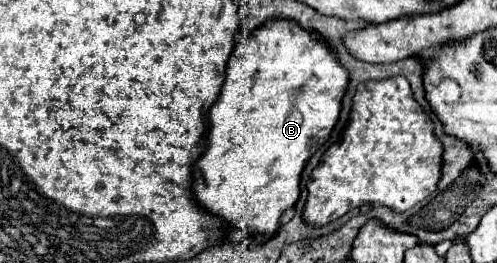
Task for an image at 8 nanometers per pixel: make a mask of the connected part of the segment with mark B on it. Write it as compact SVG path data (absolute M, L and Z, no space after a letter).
M287 19L269 21L263 27L259 27L257 31L253 31L251 37L244 38L238 43L239 45L233 49L233 53L227 61L227 75L225 75L225 83L221 87L221 95L213 103L213 107L209 109L209 125L211 127L207 131L207 149L195 163L203 177L195 177L193 195L197 195L197 201L201 201L201 207L205 207L205 211L221 217L229 225L241 227L247 235L275 235L277 229L279 229L281 215L287 209L291 209L295 205L295 201L299 199L299 179L301 179L301 171L303 171L307 159L329 139L329 135L331 135L331 131L337 123L337 117L339 117L339 111L341 111L341 99L343 99L345 87L349 83L349 75L339 65L339 61L335 59L335 55L329 51L329 47L323 41L315 39L309 31L301 29L297 23L287 21Z

